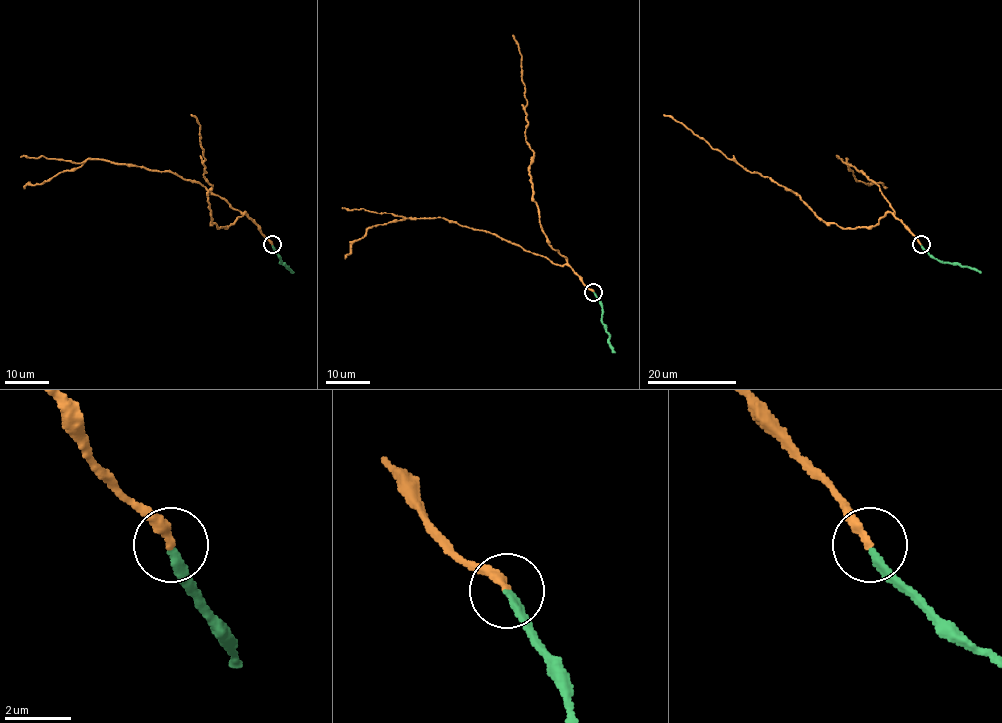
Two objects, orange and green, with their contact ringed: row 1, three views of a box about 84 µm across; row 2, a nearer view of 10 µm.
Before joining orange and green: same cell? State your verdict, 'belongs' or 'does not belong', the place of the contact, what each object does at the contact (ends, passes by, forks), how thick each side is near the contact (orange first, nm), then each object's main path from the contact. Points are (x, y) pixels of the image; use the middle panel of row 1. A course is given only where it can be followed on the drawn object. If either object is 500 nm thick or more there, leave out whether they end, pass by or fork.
belongs; at (593, 292); orange ends there; green ends there; 280 nm thick on the orange side, 260 nm on the other; orange runs (594, 292), (549, 244), (540, 224), (529, 170), (534, 154), (525, 138), (528, 121), (521, 54), (512, 35); green runs (594, 292), (602, 307), (602, 321), (608, 342), (615, 352)

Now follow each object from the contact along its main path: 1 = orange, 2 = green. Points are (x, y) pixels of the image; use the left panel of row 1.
1: (272, 244), (246, 212), (228, 226), (218, 229), (211, 222), (212, 186), (203, 176), (200, 125), (191, 114)
2: (272, 245), (280, 262), (293, 273)

